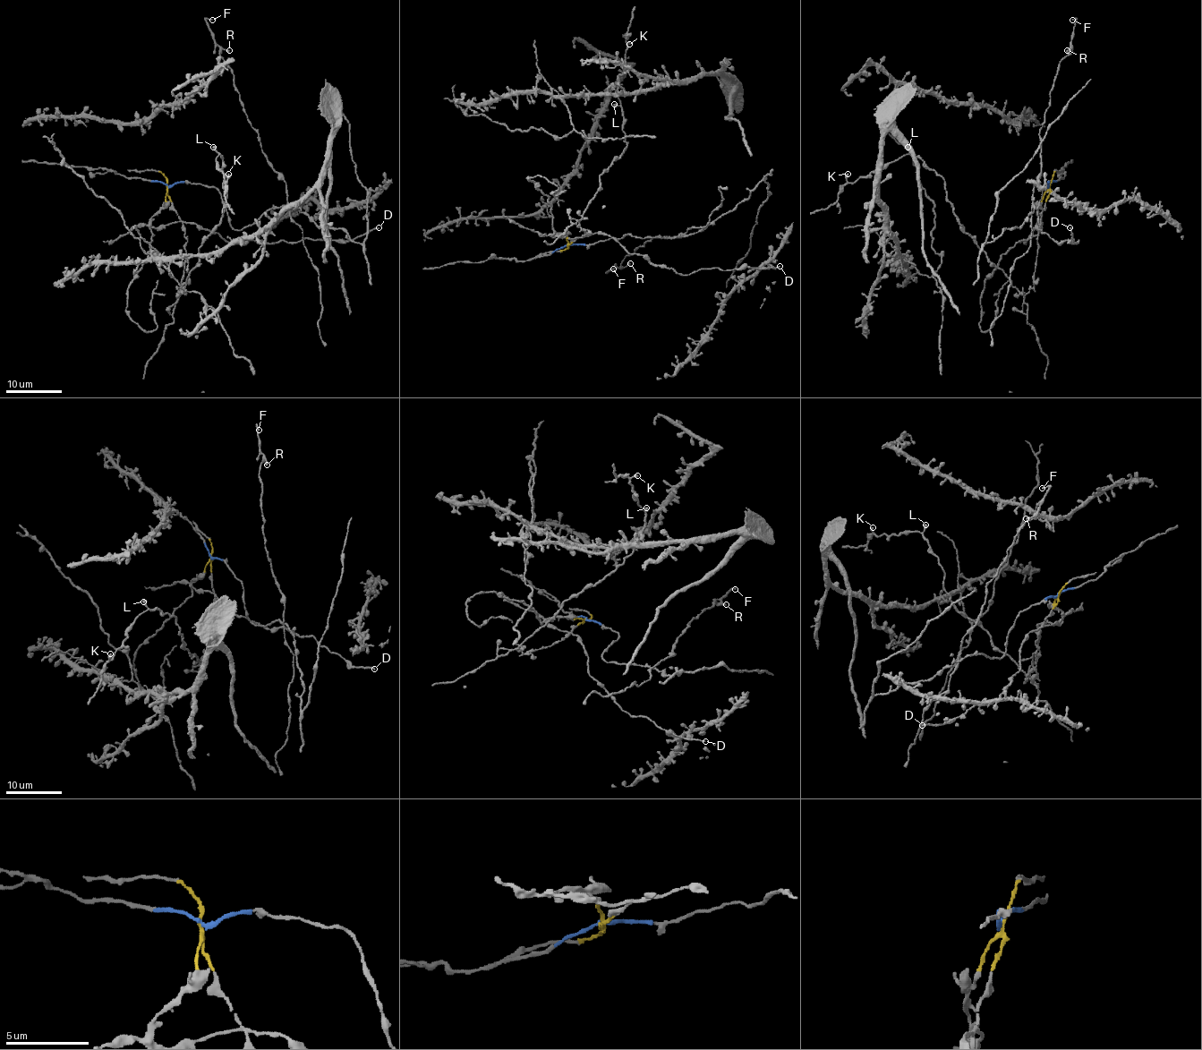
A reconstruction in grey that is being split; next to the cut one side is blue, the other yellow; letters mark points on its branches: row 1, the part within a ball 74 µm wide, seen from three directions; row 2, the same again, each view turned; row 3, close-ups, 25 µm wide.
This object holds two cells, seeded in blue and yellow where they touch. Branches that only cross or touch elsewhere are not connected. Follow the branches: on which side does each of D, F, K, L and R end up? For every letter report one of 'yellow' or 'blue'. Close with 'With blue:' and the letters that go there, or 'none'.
D: yellow
F: blue
K: yellow
L: yellow
R: blue
With blue: F, R

